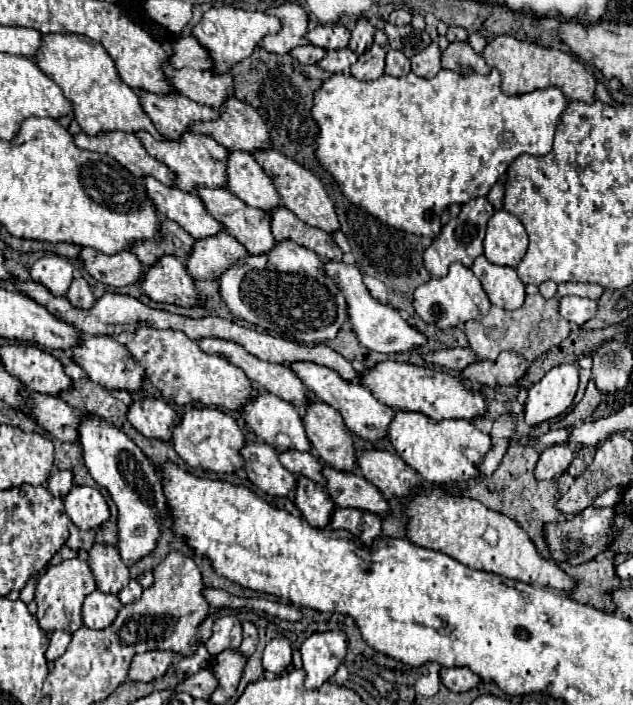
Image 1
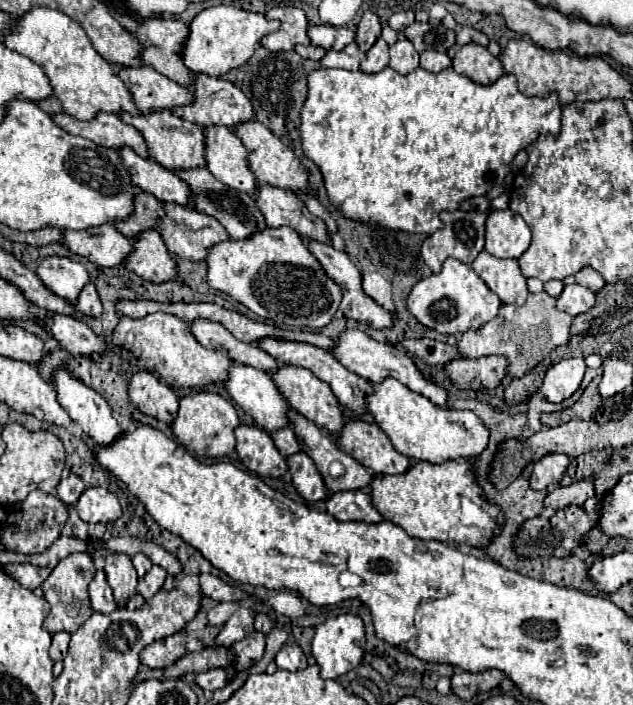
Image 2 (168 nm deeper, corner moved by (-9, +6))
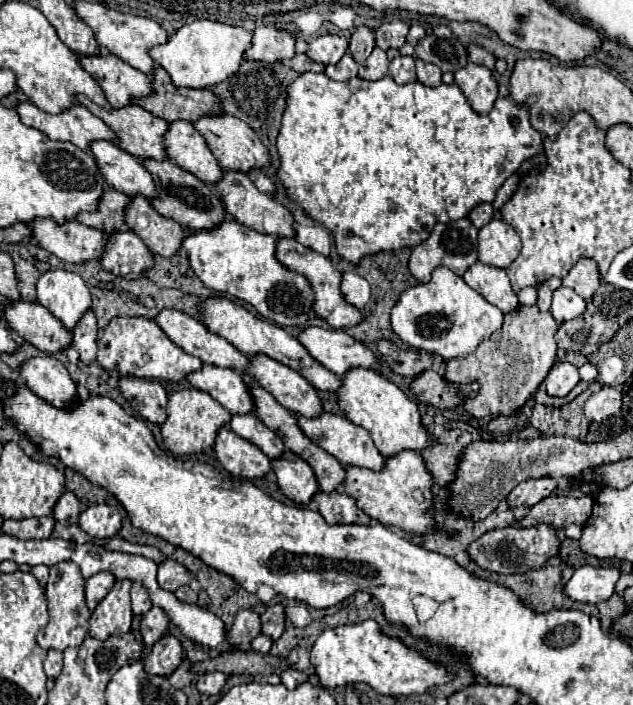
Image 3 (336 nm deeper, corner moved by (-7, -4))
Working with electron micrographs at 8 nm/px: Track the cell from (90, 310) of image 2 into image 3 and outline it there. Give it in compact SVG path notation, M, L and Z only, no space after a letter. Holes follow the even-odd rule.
M89 310L73 330L73 348L79 352L79 360L83 364L93 364L97 354L97 320L95 314Z

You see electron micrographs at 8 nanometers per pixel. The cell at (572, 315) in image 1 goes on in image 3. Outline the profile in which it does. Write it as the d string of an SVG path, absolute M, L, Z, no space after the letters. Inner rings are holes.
M557 288L553 292L553 302L551 302L551 314L557 322L573 320L585 312L585 300L573 290L573 288Z

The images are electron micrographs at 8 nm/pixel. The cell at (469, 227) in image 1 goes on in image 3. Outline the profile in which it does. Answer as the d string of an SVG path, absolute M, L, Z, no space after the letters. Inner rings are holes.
M461 218L447 224L437 224L429 238L421 244L417 244L409 256L409 272L419 282L429 282L433 268L447 266L457 276L463 276L465 270L477 262L477 228L471 224L469 218Z

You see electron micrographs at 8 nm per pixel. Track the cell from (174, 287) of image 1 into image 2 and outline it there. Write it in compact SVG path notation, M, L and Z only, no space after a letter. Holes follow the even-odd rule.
M157 230L143 232L143 236L133 242L133 252L125 260L125 268L153 284L171 282L177 278L175 256L167 250Z

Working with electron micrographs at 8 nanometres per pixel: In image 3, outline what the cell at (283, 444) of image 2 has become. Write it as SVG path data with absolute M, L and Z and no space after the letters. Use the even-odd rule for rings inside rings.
M233 414L229 428L239 434L241 438L257 444L269 458L279 458L285 450L285 446L281 446L281 438L277 438L277 434L273 434L257 416L253 414Z

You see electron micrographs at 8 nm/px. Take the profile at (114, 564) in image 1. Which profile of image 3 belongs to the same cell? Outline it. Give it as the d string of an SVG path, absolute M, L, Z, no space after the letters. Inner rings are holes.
M129 580L115 582L111 592L97 604L89 618L89 636L107 640L111 636L123 636L125 632L129 632L133 620L129 590Z

